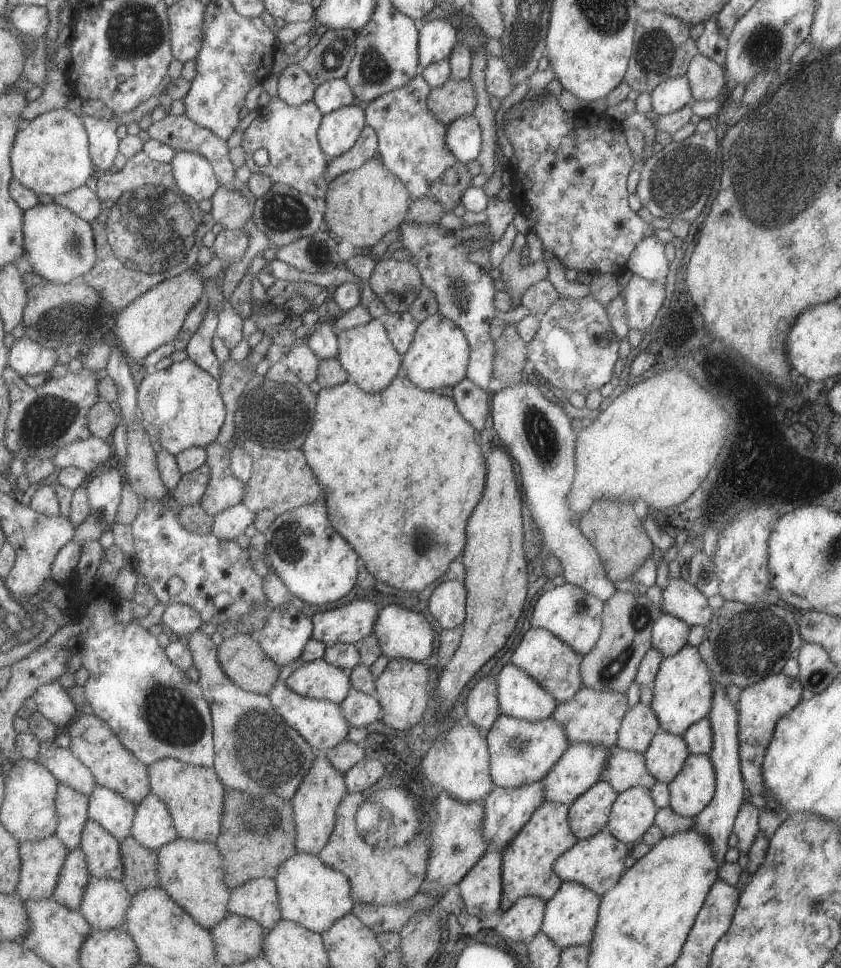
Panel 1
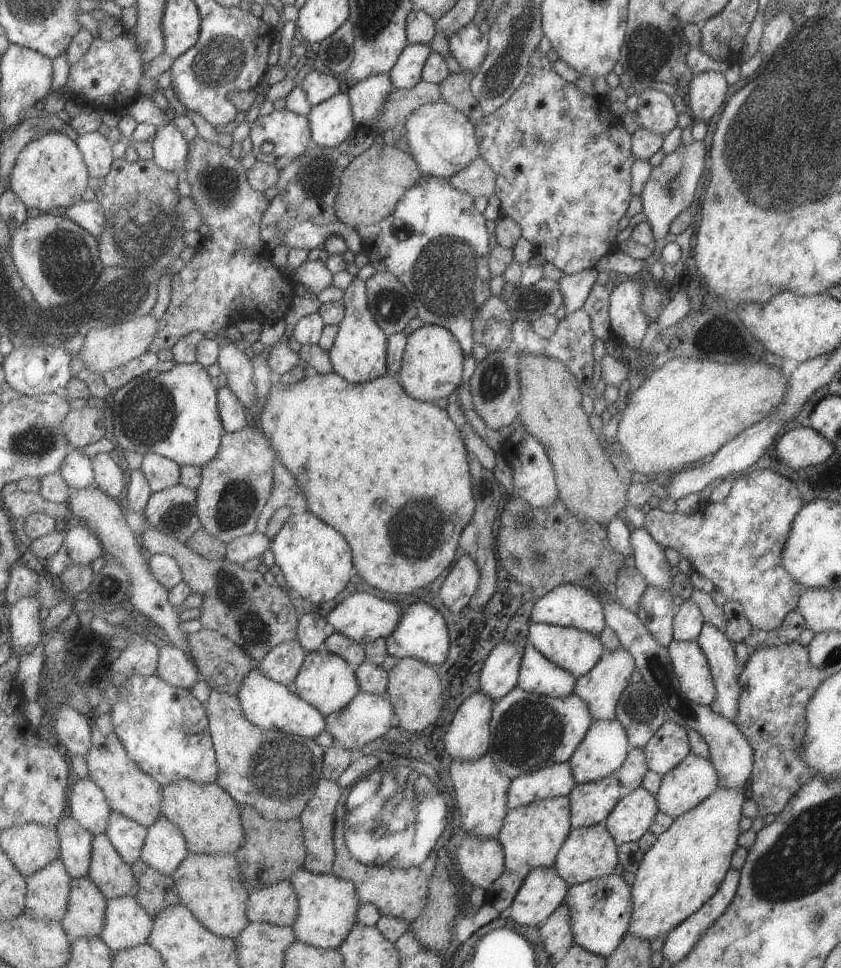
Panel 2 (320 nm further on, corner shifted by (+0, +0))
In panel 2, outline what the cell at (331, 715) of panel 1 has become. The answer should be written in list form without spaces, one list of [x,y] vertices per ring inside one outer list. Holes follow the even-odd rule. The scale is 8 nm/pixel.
[[[259,668],[253,669],[244,679],[237,696],[244,708],[245,716],[253,724],[265,730],[283,731],[290,735],[301,735],[310,739],[319,736],[327,728],[327,717],[312,704],[293,694],[287,685],[265,676]]]

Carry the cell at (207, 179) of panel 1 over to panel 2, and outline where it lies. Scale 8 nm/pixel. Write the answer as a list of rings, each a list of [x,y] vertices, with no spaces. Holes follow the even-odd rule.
[[[174,121],[160,126],[153,141],[156,163],[165,170],[187,175],[190,142],[185,140],[179,126]]]

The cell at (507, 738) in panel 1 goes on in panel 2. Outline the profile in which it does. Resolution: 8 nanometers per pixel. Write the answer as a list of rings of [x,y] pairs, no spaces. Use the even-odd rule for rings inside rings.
[[[515,686],[507,695],[498,698],[492,708],[488,751],[497,768],[512,780],[555,763],[568,762],[592,721],[585,701],[576,694],[550,697],[528,693]]]

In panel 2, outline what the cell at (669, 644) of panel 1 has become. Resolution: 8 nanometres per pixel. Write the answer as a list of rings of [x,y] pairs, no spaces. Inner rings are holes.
[[[686,599],[675,609],[672,618],[672,638],[683,642],[696,640],[703,623],[697,605],[691,599]]]

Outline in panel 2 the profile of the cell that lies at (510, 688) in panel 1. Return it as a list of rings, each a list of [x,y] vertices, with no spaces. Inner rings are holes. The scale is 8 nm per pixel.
[[[526,644],[517,687],[528,693],[564,697],[572,693],[575,679],[569,671],[547,660],[533,645]]]

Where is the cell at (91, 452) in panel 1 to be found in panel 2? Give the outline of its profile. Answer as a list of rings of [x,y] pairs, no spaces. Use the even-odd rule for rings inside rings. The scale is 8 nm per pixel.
[[[98,453],[92,458],[96,472],[95,484],[110,497],[119,500],[127,491],[128,471],[120,460],[113,458],[109,453]]]

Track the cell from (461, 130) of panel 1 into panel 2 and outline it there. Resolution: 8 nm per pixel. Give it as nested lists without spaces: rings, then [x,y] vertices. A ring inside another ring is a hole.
[[[446,100],[420,106],[409,115],[405,128],[409,152],[425,176],[448,179],[466,169],[479,154],[474,122]]]

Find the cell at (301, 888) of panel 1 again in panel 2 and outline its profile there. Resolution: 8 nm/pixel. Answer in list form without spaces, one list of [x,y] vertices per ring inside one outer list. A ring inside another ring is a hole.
[[[305,868],[299,869],[290,881],[300,896],[300,915],[293,926],[298,940],[317,948],[339,949],[359,923],[358,912],[363,902],[356,884],[335,874],[318,875]]]

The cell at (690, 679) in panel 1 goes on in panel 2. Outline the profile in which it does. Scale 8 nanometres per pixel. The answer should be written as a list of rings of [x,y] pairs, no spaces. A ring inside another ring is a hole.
[[[671,639],[671,642],[666,646],[668,655],[670,656],[671,666],[673,672],[679,681],[683,694],[700,705],[707,707],[713,702],[715,698],[715,687],[711,678],[710,668],[700,646],[696,640],[692,641],[676,641]]]

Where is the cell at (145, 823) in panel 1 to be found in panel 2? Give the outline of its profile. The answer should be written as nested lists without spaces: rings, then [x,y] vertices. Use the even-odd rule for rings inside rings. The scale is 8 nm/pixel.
[[[165,815],[150,826],[148,838],[142,850],[142,859],[159,872],[172,877],[177,869],[191,856],[188,840],[180,826]]]

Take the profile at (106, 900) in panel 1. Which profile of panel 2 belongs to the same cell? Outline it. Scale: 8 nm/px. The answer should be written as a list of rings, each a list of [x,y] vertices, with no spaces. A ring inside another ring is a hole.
[[[137,897],[108,899],[108,918],[101,938],[113,952],[147,945],[153,932],[153,918]]]

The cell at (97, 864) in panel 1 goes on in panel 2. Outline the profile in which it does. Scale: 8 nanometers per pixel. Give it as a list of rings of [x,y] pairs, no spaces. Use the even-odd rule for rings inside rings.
[[[107,833],[94,836],[89,877],[109,899],[140,894],[140,884],[132,864],[121,856]]]

